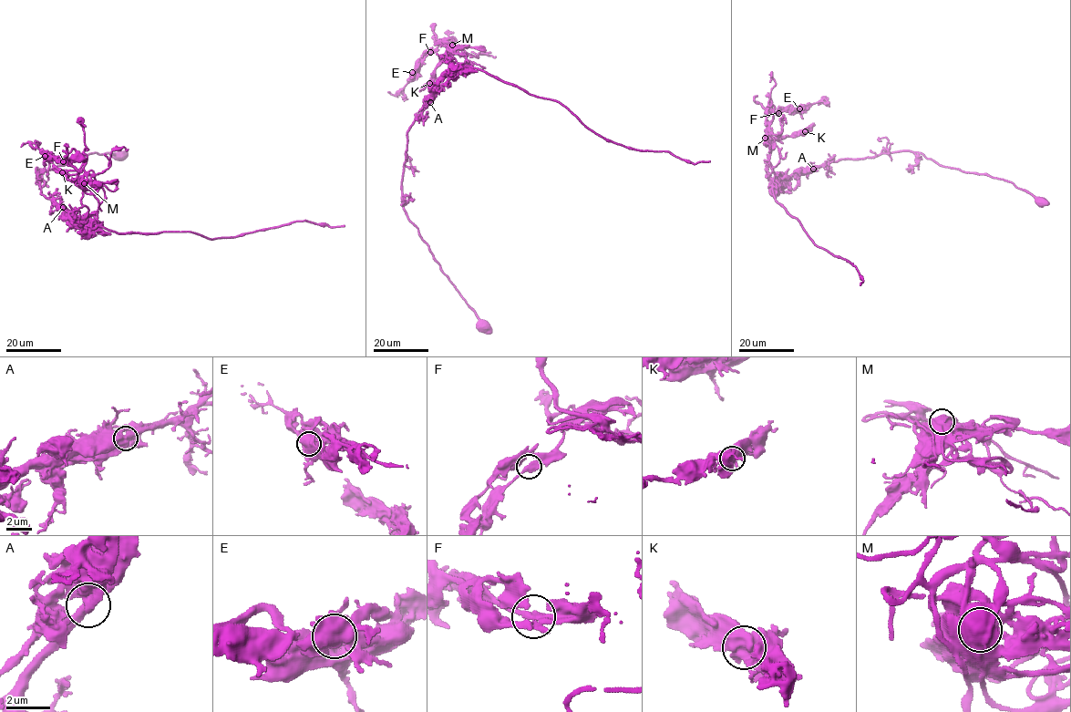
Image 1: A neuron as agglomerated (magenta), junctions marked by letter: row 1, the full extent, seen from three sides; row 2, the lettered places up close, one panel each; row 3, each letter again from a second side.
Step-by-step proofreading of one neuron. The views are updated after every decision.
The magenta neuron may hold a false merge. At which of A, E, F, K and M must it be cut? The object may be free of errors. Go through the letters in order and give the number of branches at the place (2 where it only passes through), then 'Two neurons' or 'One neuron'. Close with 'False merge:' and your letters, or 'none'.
A: Branches: 2. Two neurons
E: Branches: 2. One neuron
F: Branches: 2. One neuron
K: Branches: 2. One neuron
M: Branches: 2. One neuron
False merge: A

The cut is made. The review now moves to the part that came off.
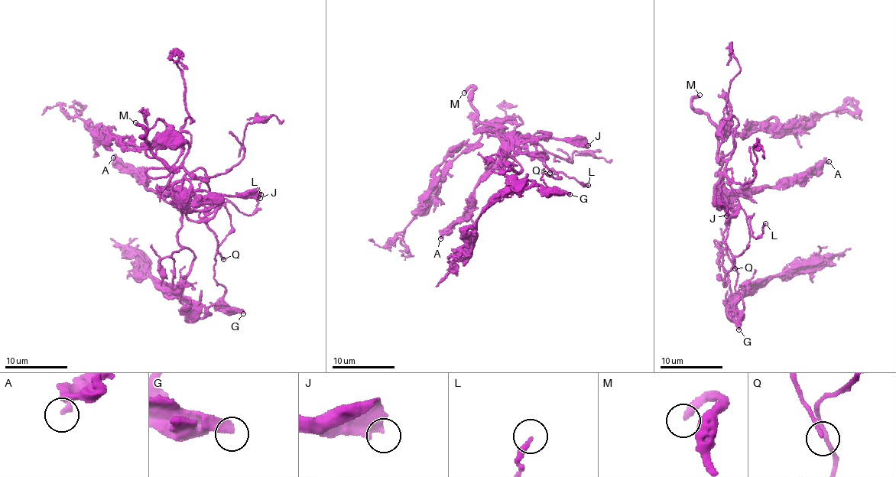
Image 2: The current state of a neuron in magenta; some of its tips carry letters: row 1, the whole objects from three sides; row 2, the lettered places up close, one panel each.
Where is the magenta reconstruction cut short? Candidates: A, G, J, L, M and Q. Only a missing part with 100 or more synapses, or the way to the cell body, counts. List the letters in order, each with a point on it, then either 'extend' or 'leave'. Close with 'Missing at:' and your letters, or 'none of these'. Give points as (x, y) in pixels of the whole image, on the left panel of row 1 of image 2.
A: at (113, 157); leave
G: at (243, 313); leave
J: at (260, 198); leave
L: at (261, 194); leave
M: at (135, 122); extend
Q: at (223, 259); leave
Missing at: M

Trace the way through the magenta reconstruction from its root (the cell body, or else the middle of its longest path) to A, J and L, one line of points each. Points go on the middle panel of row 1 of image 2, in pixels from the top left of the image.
A: (498, 133), (504, 143), (501, 160), (480, 180), (471, 195), (469, 212), (440, 238)
J: (498, 133), (502, 136), (519, 137), (574, 138), (582, 144), (588, 145)
L: (498, 133), (508, 141), (522, 143), (547, 168), (566, 173), (569, 177), (588, 185)

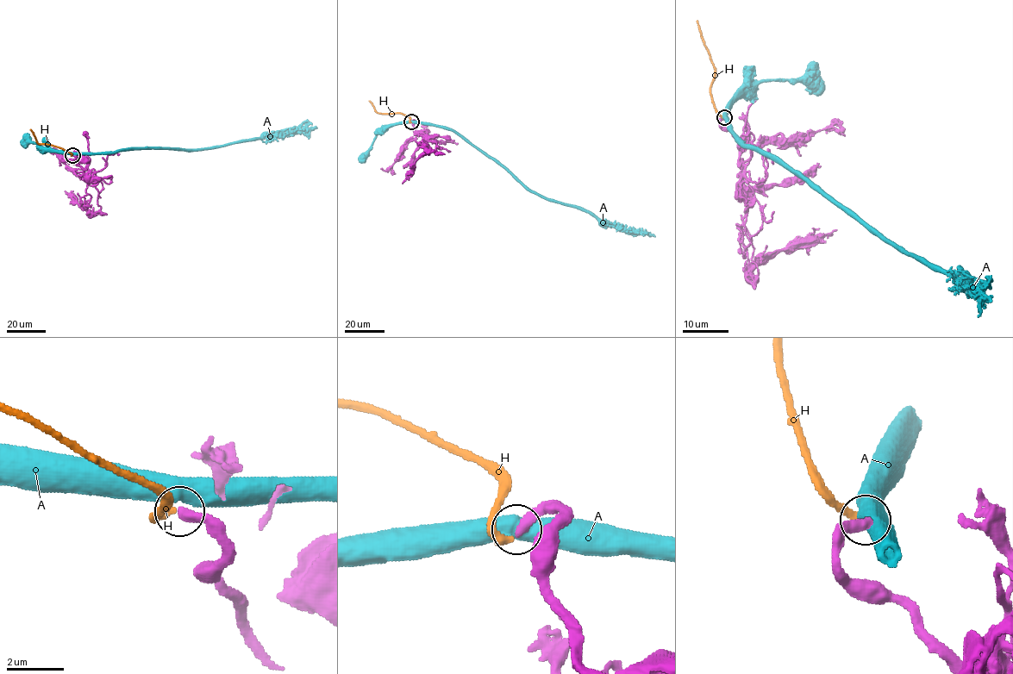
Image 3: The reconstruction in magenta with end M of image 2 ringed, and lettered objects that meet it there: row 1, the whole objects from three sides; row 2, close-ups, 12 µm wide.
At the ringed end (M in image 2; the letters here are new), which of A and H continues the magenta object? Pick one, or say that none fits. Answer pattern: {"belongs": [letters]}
{"belongs": []}

